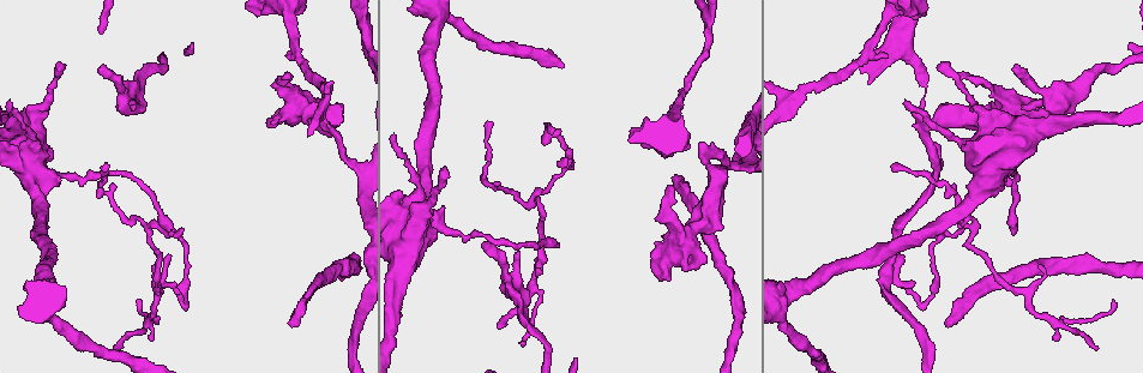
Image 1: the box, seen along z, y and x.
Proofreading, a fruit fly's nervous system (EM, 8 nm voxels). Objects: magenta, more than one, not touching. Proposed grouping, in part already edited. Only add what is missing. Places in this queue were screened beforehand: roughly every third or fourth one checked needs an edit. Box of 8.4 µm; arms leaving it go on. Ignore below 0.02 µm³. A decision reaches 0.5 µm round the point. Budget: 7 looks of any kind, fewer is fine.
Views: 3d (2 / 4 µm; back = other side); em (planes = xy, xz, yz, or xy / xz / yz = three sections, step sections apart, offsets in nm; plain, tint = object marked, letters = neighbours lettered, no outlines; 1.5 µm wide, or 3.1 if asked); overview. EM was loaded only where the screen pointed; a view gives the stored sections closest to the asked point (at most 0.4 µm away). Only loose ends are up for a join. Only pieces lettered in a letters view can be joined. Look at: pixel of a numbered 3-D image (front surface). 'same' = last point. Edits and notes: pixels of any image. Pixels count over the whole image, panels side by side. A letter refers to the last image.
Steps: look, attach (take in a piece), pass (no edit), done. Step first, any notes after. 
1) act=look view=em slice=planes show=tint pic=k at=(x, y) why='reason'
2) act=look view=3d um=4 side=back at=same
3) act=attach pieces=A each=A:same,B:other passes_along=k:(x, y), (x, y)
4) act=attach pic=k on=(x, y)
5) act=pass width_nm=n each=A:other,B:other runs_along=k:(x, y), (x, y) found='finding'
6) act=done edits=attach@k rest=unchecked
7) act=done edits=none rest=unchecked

act=look view=3d um=2 pic=1 at=(118, 349) why='free end'

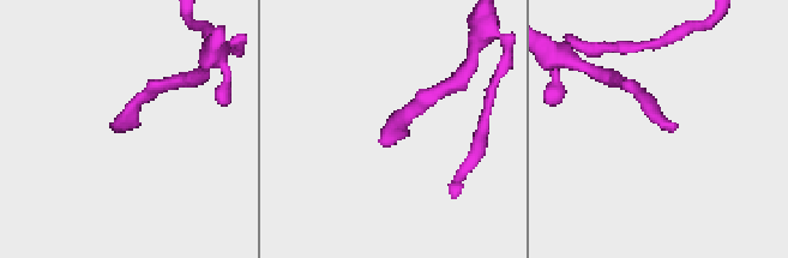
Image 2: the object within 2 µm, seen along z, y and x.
act=look view=em slice=xz step=8 show=tint pic=2 at=(112, 126) why='need the tissue'

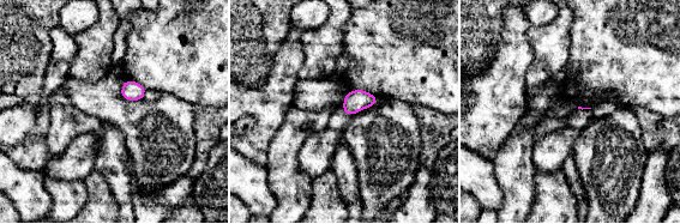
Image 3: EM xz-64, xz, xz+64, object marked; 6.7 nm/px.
act=look view=em slice=planes show=letters at=same why='cut it another way'

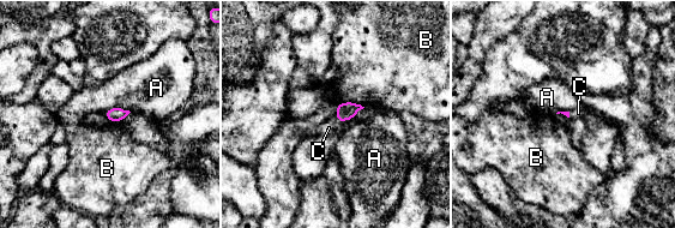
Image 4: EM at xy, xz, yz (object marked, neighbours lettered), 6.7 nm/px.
act=attach pieces=C longest_contact=B:190nm each=A:other,B:other,C:same found='the cell continues'

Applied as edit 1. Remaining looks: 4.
act=look view=overview

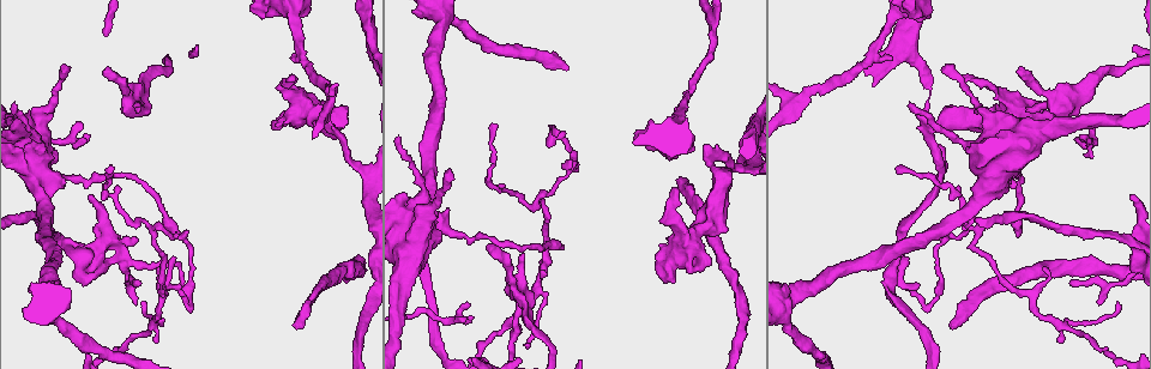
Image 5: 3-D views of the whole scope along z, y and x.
act=look view=3d um=2 pic=5 at=(679, 179) why='an open end'

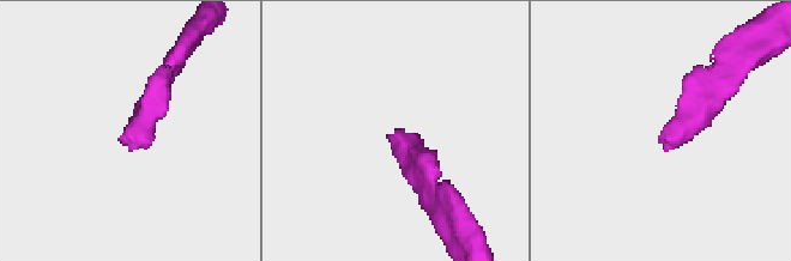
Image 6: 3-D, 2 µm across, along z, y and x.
act=look view=em slice=planes show=plain pic=6 at=(127, 136) why='shape alone is not enough'

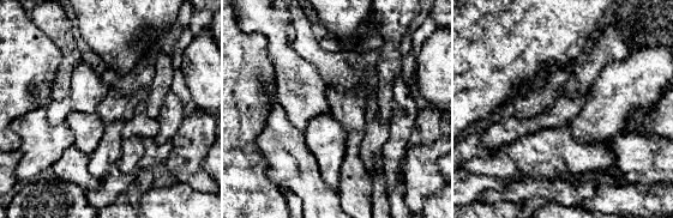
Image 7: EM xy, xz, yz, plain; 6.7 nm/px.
act=look view=em slice=planes show=letters at=same

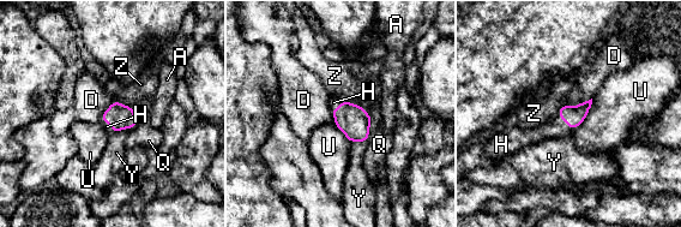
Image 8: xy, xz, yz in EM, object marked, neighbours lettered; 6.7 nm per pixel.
act=attach pieces=H each=A:other,D:other,H:same,Q:other,U:other,Y:other,Z:other passes_along=8:(120, 117), (109, 123), (107, 126) found='it goes on there'

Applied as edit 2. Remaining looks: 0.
act=done edits=attach@4,attach@8 rest=unchecked

